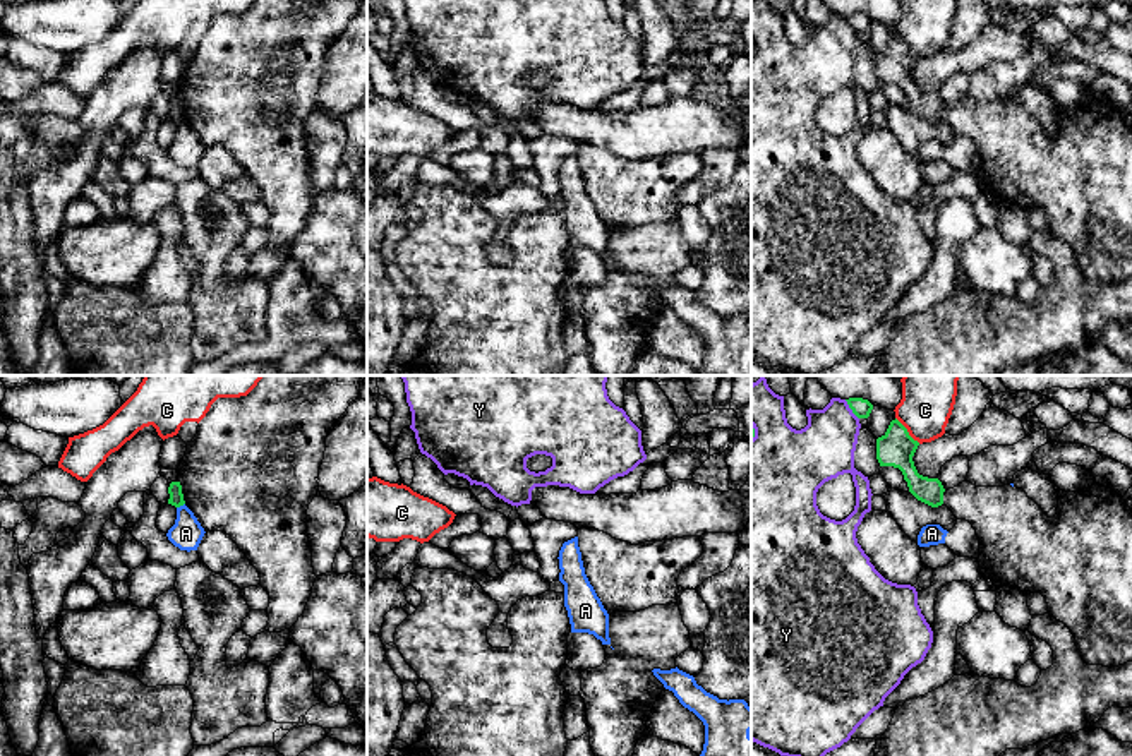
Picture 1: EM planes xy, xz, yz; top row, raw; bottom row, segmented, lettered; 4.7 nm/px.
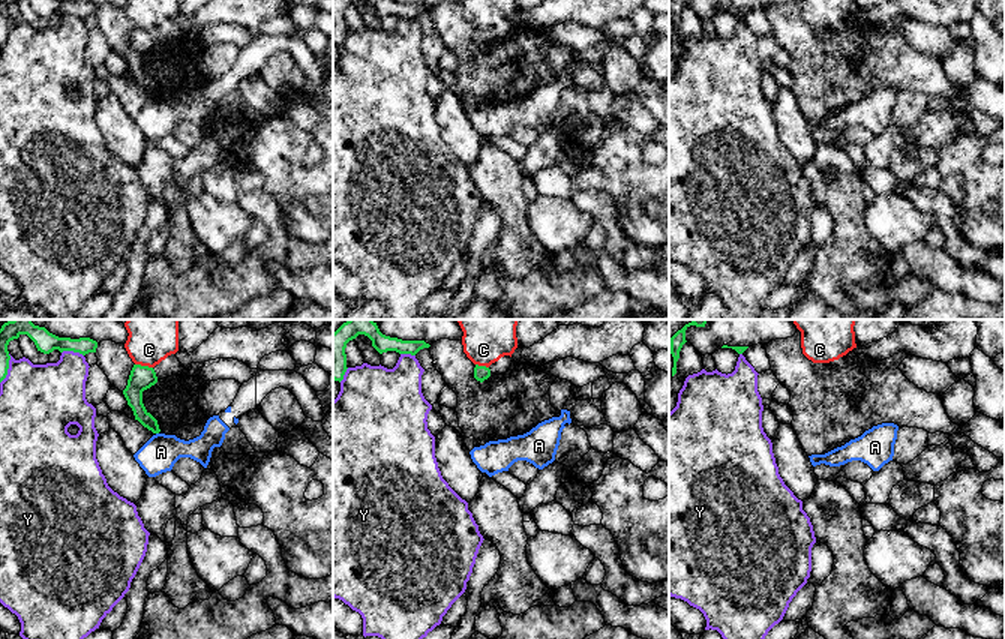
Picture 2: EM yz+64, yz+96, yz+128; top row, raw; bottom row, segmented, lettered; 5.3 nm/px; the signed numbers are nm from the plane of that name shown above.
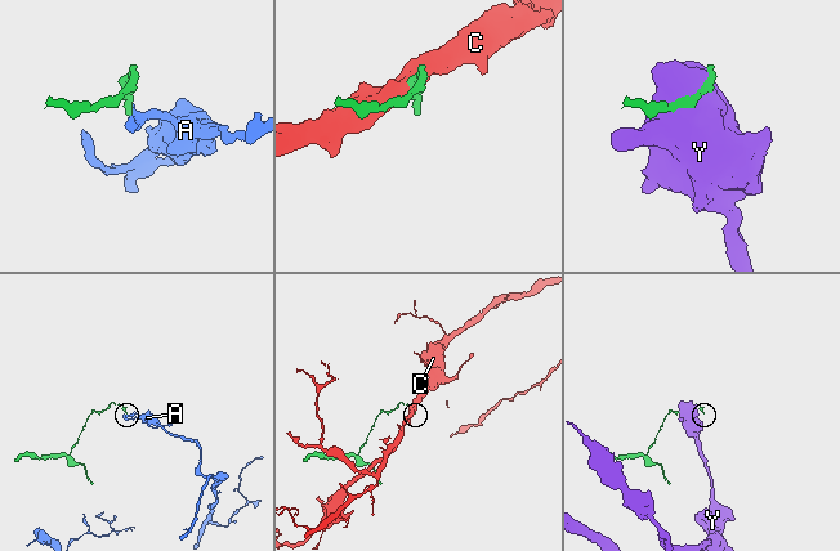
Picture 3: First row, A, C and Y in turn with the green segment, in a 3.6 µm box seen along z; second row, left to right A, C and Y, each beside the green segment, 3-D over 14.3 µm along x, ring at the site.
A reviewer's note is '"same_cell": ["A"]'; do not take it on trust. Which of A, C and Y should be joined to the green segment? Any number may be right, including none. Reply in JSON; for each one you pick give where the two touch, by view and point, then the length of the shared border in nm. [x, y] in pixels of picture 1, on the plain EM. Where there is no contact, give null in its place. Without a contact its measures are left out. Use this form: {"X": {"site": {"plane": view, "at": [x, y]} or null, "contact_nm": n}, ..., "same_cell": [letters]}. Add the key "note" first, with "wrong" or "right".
{"note": "wrong", "same_cell": []}

